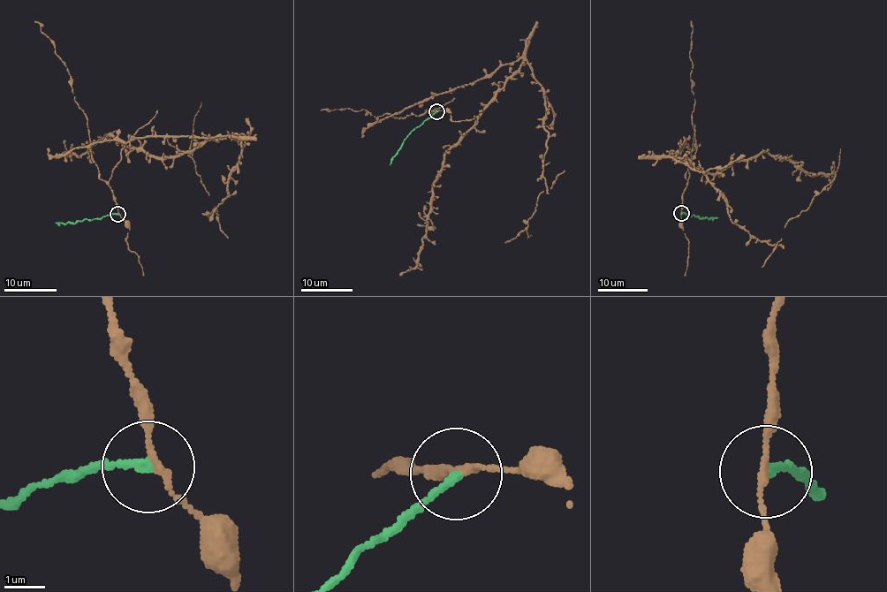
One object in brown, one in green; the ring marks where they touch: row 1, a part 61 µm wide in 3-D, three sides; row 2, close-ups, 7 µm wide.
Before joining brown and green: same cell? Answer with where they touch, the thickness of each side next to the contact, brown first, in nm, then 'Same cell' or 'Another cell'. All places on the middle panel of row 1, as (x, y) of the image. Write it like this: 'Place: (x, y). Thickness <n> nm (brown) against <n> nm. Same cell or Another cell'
Place: (436, 111). Thickness 140 nm (brown) against 180 nm. Another cell

